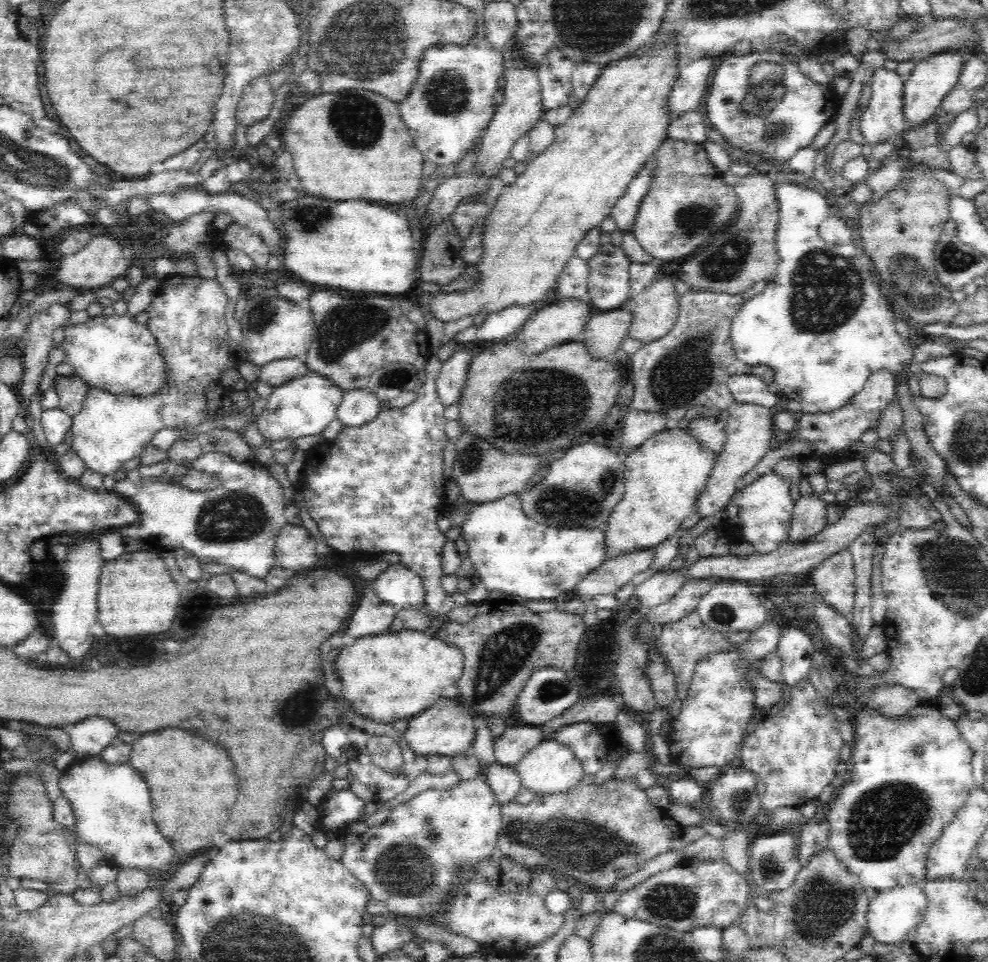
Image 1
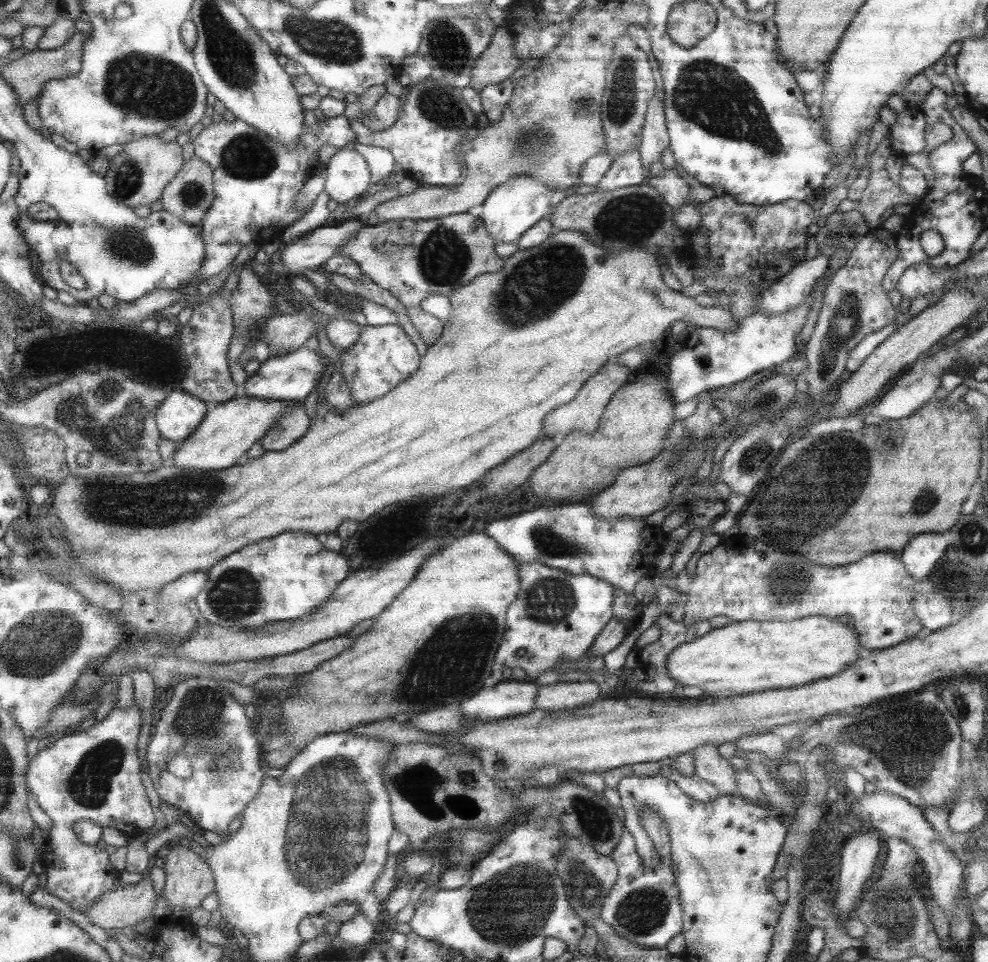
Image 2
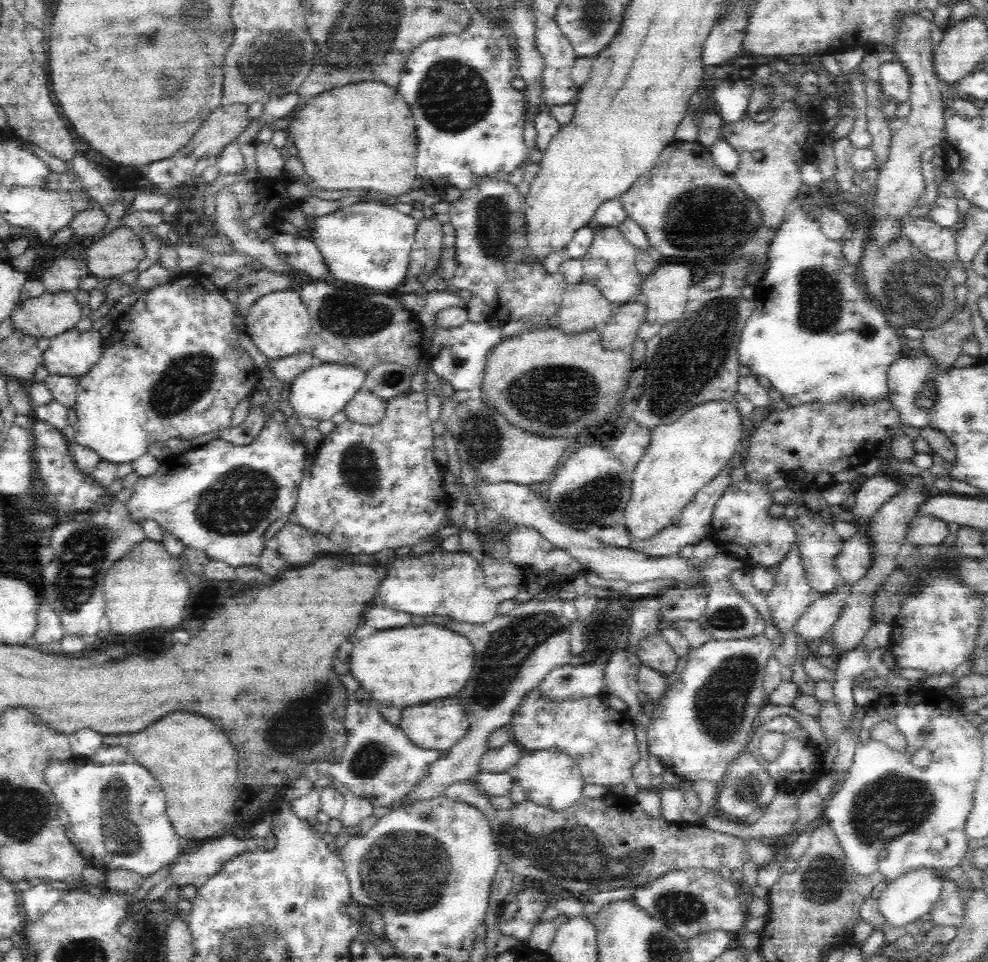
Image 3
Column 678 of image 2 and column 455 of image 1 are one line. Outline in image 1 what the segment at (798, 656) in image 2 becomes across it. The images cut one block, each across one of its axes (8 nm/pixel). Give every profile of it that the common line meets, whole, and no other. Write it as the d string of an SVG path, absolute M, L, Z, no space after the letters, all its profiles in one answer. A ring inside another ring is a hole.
M402 630L402 632L382 633L360 638L358 642L340 650L336 658L336 672L342 680L342 686L348 693L347 705L356 713L378 723L392 725L396 720L409 721L416 714L427 710L434 700L440 699L448 686L456 687L464 670L464 653L453 644L436 638L420 630Z

